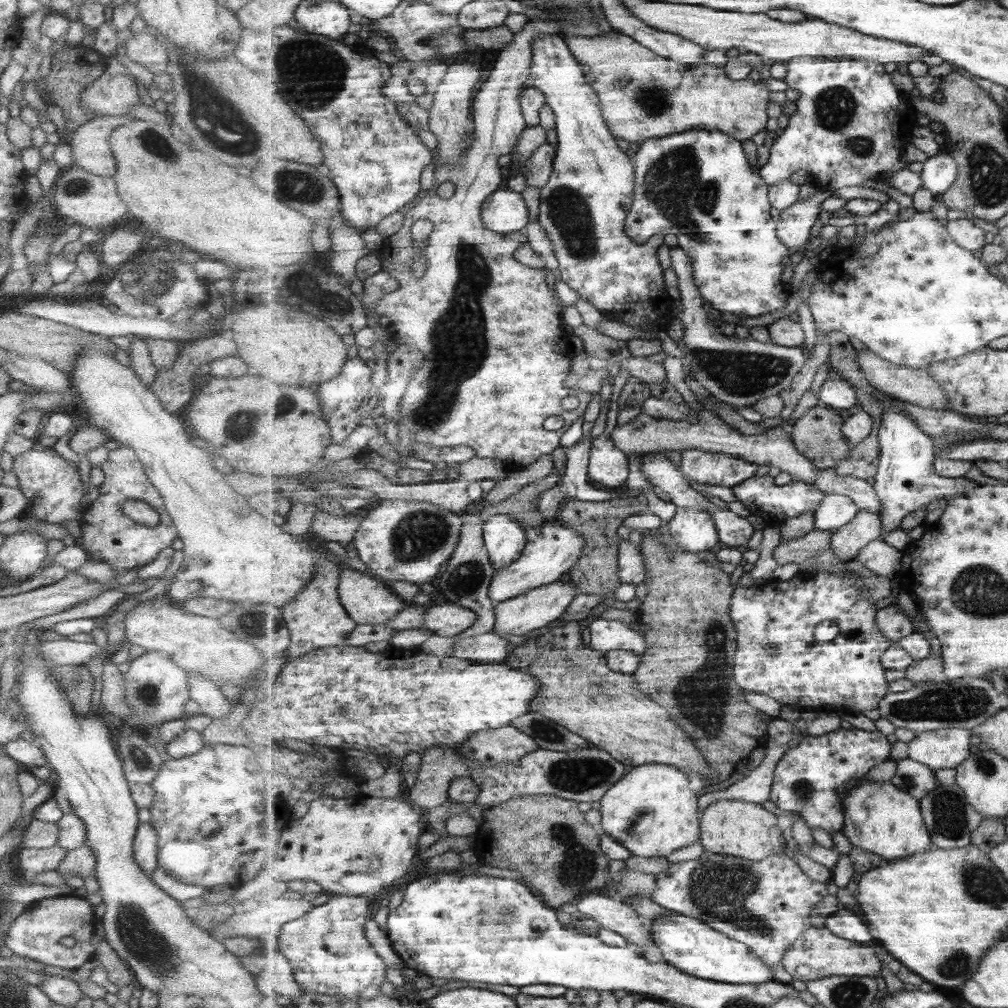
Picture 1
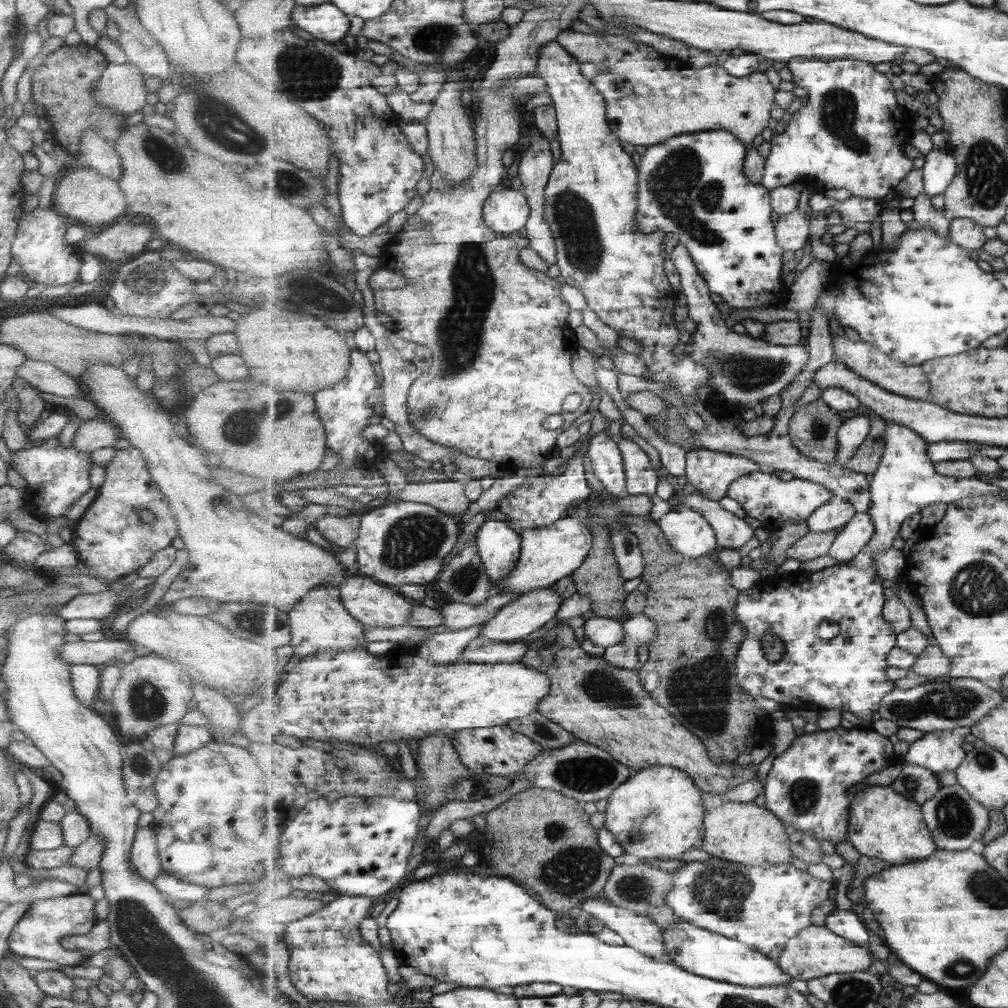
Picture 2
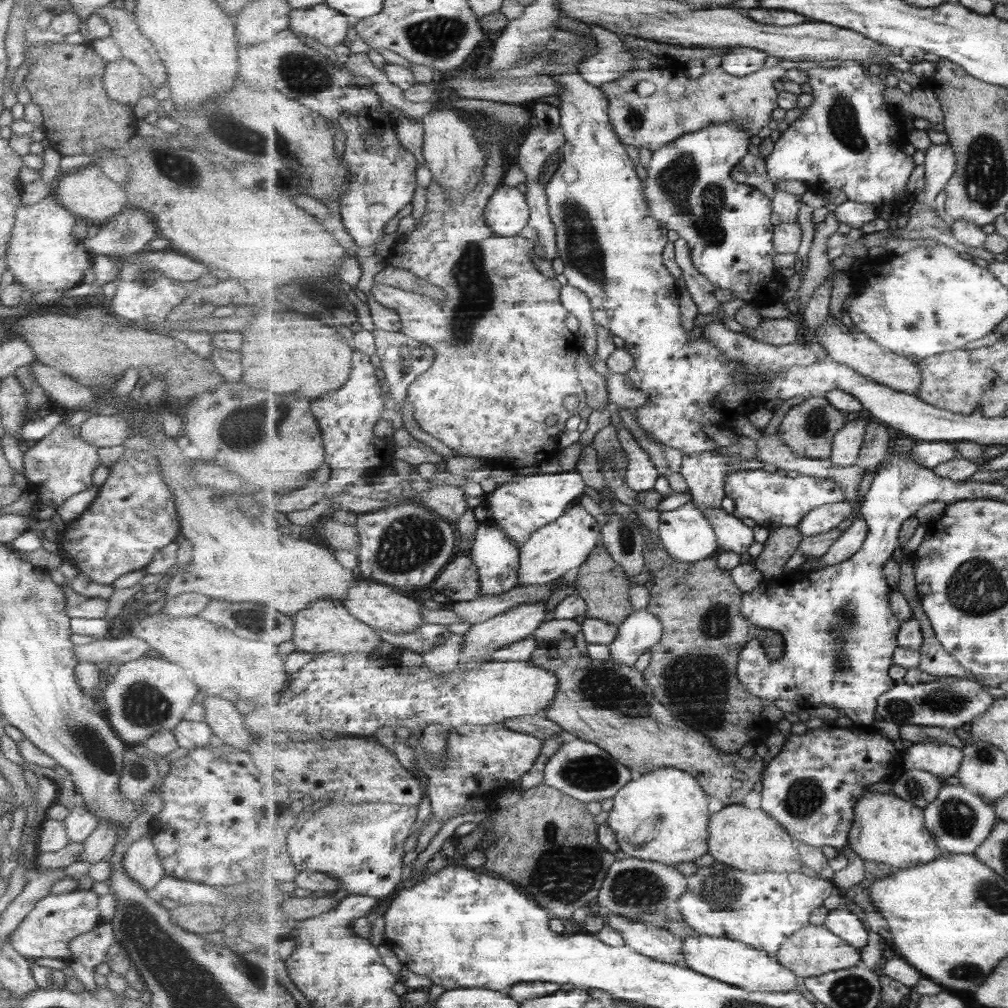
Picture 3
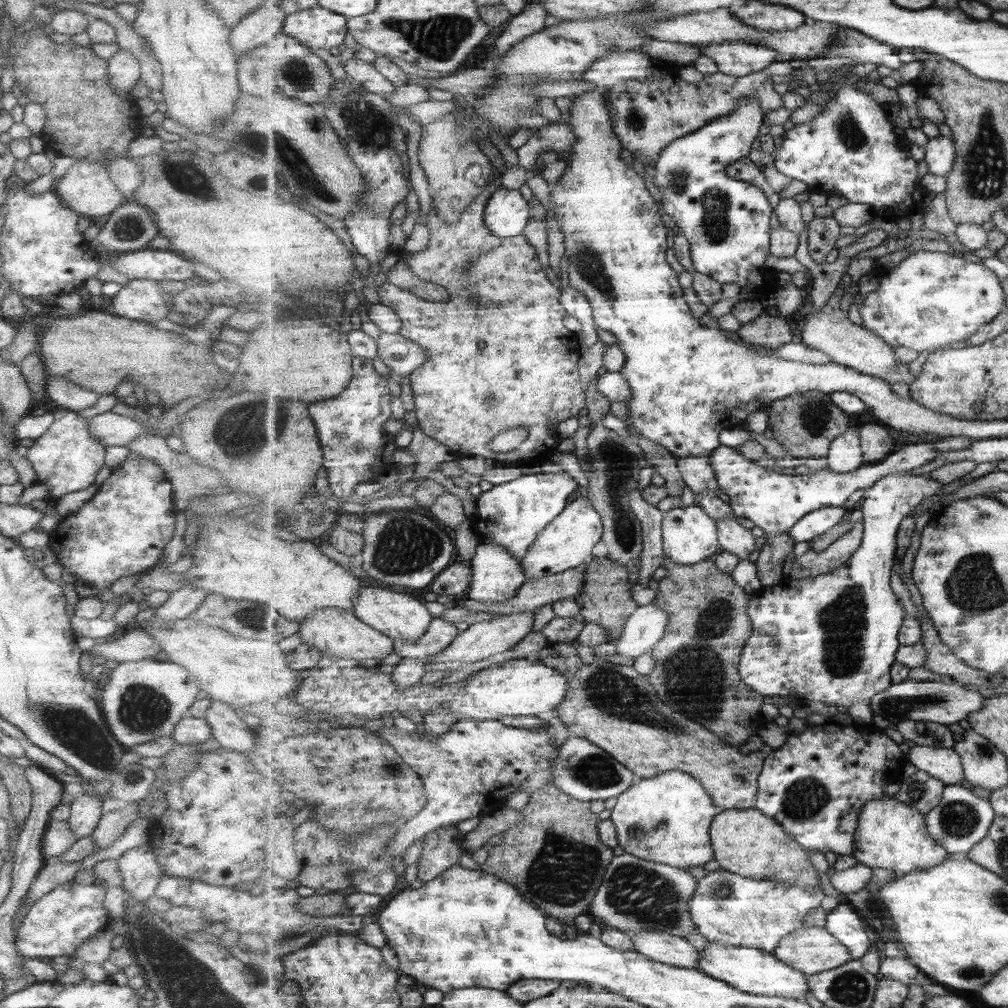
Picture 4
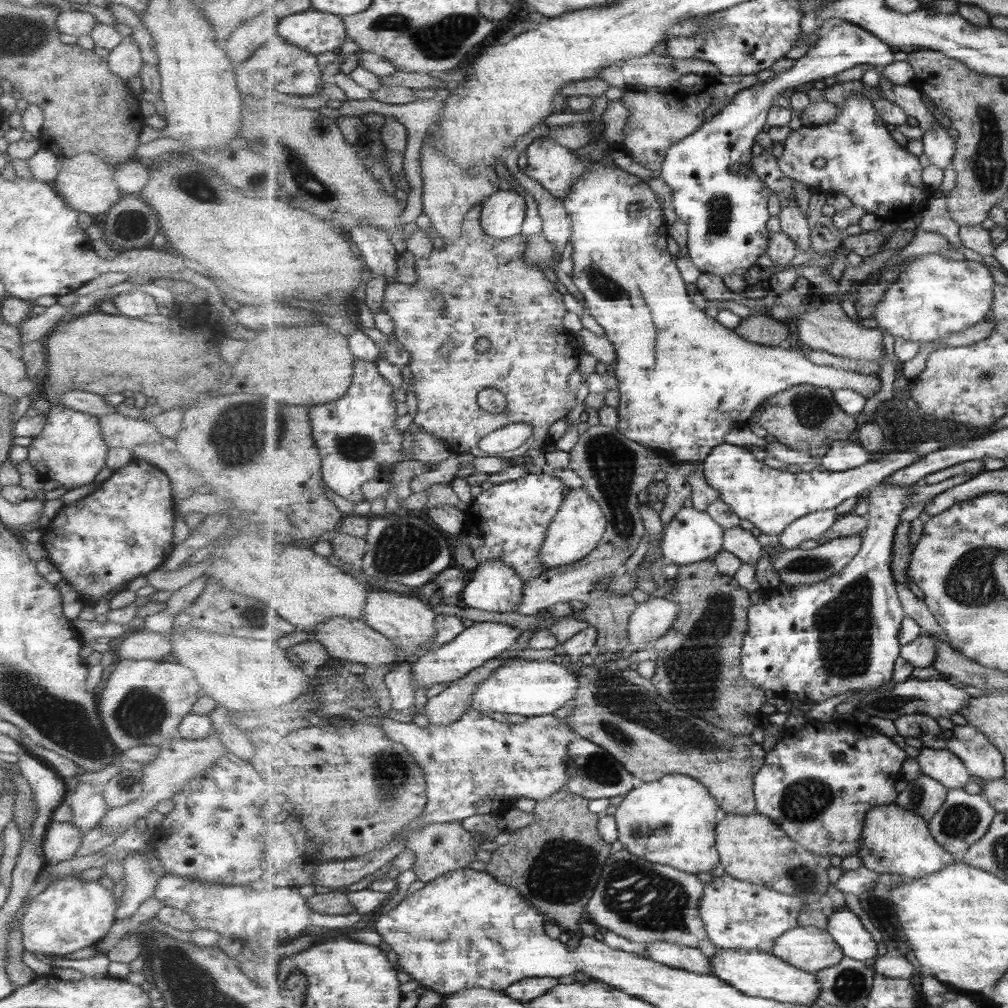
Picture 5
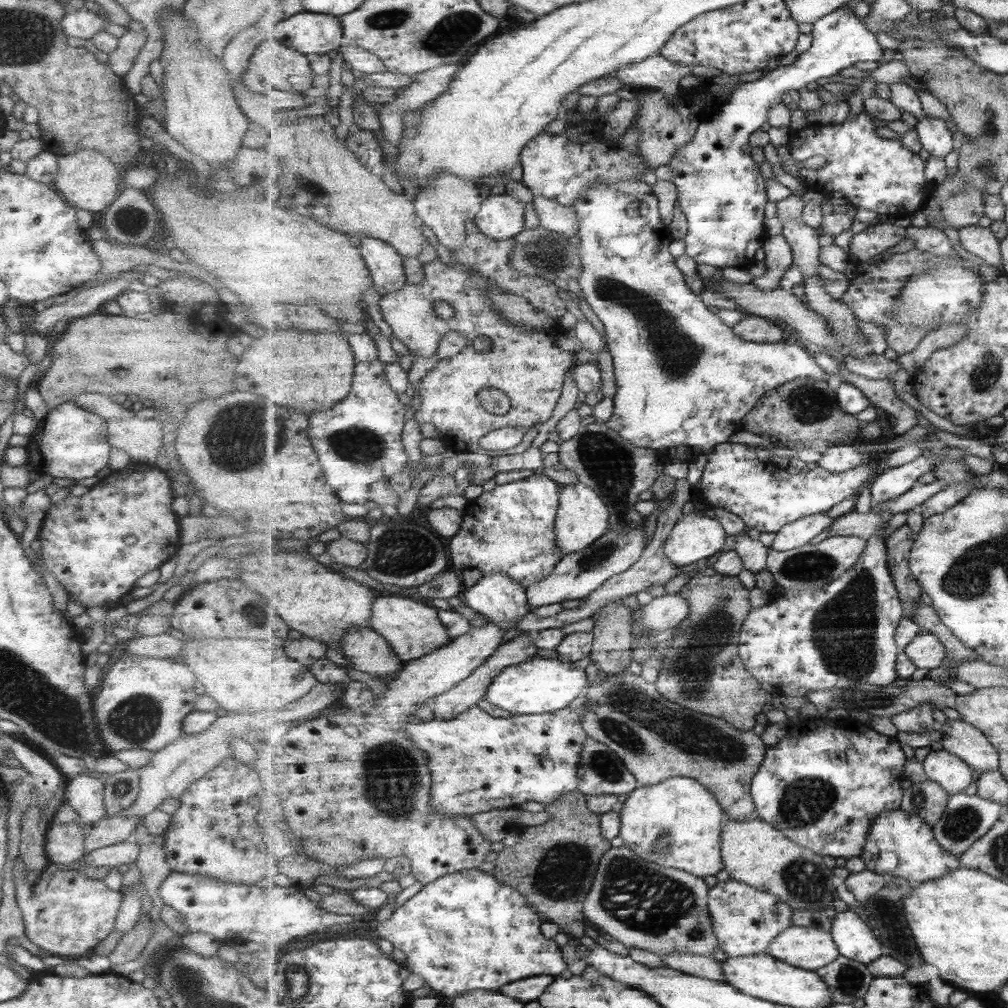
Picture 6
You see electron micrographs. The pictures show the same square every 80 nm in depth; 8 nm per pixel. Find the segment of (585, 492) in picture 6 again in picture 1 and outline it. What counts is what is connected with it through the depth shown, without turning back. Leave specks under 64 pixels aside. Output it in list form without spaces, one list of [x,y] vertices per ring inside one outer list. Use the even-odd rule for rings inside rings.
[[[545,522],[539,527],[525,526],[528,541],[523,554],[513,563],[495,572],[490,583],[491,598],[498,602],[521,596],[534,588],[558,582],[578,563],[586,547],[586,538],[566,522]]]

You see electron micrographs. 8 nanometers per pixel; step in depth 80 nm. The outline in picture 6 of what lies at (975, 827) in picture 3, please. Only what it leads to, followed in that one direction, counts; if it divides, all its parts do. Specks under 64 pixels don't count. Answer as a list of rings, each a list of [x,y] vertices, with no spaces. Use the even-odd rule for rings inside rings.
[[[965,793],[950,795],[947,809],[943,817],[934,827],[934,836],[942,848],[948,852],[955,853],[958,857],[967,853],[971,846],[980,840],[992,829],[992,826],[1001,819],[1004,806],[981,798],[981,796]]]

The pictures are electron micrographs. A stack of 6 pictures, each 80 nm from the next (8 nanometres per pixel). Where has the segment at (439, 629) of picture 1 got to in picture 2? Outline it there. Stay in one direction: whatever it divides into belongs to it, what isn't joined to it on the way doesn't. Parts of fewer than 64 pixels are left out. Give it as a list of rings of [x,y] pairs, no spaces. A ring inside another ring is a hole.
[[[494,592],[486,603],[472,605],[462,602],[450,602],[443,606],[440,611],[443,613],[443,625],[449,627],[449,636],[453,636],[458,630],[471,628],[489,622],[499,611],[519,598],[521,593],[497,593]]]

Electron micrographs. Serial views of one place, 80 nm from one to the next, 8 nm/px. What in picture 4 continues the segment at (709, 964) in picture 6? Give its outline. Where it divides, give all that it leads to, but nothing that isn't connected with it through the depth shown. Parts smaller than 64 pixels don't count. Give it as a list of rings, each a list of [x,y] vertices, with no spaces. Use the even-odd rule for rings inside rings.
[[[640,932],[629,936],[634,940],[636,951],[655,962],[679,968],[698,968],[700,954],[685,938],[667,932]]]

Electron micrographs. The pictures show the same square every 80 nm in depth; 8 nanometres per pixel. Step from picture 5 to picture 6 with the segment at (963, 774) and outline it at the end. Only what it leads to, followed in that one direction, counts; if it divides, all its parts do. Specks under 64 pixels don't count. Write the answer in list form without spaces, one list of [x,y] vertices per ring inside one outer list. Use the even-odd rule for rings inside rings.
[[[945,749],[929,751],[922,764],[927,778],[938,783],[949,795],[965,793],[977,780],[974,768],[967,761]]]

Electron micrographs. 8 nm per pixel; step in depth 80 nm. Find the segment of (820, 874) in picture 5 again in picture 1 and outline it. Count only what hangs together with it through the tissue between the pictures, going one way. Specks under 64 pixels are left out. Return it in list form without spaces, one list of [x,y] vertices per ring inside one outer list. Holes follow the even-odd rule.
[[[739,800],[717,801],[703,812],[701,844],[711,853],[761,862],[771,855],[783,855],[785,847],[789,846],[777,822],[779,818],[759,804]]]

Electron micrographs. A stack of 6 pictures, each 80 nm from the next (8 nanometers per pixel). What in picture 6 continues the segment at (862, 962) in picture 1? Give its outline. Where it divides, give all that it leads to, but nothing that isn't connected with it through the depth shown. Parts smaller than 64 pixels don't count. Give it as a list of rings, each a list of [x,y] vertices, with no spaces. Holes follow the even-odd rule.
[[[791,925],[771,943],[769,955],[799,968],[819,970],[842,954],[830,932]]]

